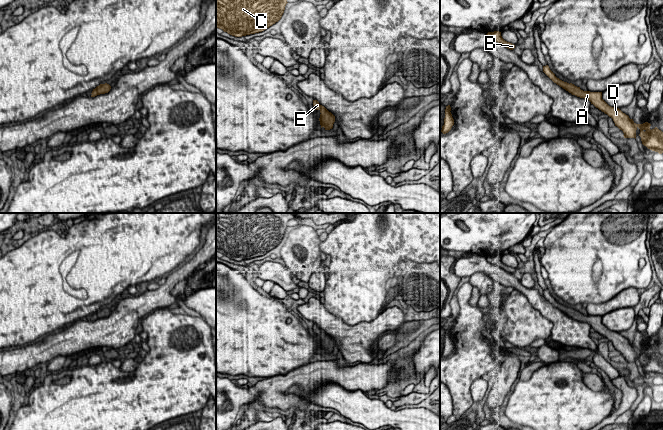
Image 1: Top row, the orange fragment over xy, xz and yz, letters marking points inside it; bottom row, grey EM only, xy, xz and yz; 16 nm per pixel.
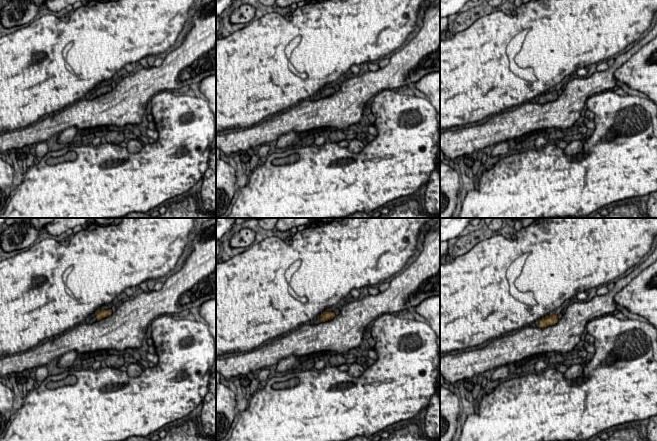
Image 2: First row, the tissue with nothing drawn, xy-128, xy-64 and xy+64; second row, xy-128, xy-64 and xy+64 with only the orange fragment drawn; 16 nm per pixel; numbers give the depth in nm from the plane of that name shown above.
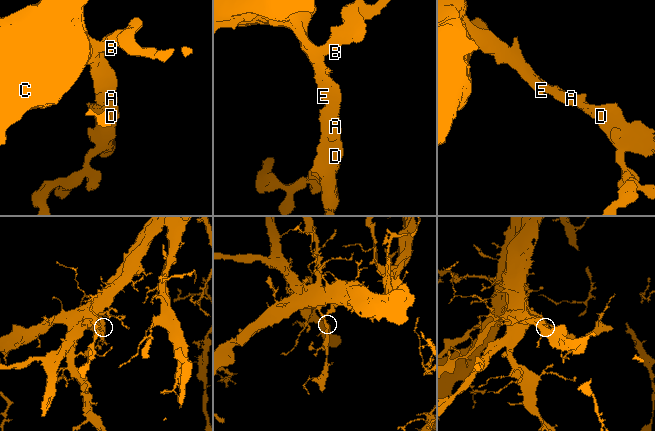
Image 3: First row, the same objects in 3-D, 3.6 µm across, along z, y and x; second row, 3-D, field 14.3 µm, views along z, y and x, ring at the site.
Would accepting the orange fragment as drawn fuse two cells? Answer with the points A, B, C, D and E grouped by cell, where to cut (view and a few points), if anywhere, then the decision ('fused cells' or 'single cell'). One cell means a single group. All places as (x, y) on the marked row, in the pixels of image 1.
A B C D E; no cut; single cell

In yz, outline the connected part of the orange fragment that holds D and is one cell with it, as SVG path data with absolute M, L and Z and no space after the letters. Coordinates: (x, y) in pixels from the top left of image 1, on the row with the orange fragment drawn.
M548 65L543 66L543 72L554 83L572 95L589 100L596 108L611 117L615 123L615 126L623 131L624 138L636 139L636 130L639 128L639 136L641 137L642 144L652 151L658 152L659 154L663 153L663 132L657 127L651 130L651 124L648 122L636 124L633 119L630 119L629 116L623 113L619 108L609 106L602 99L602 92L583 91L580 89L580 87L577 87L572 83L569 84L564 82L555 76Z

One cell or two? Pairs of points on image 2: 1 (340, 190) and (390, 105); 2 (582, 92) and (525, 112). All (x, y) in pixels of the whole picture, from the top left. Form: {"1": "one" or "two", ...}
{"1": "one", "2": "one"}

